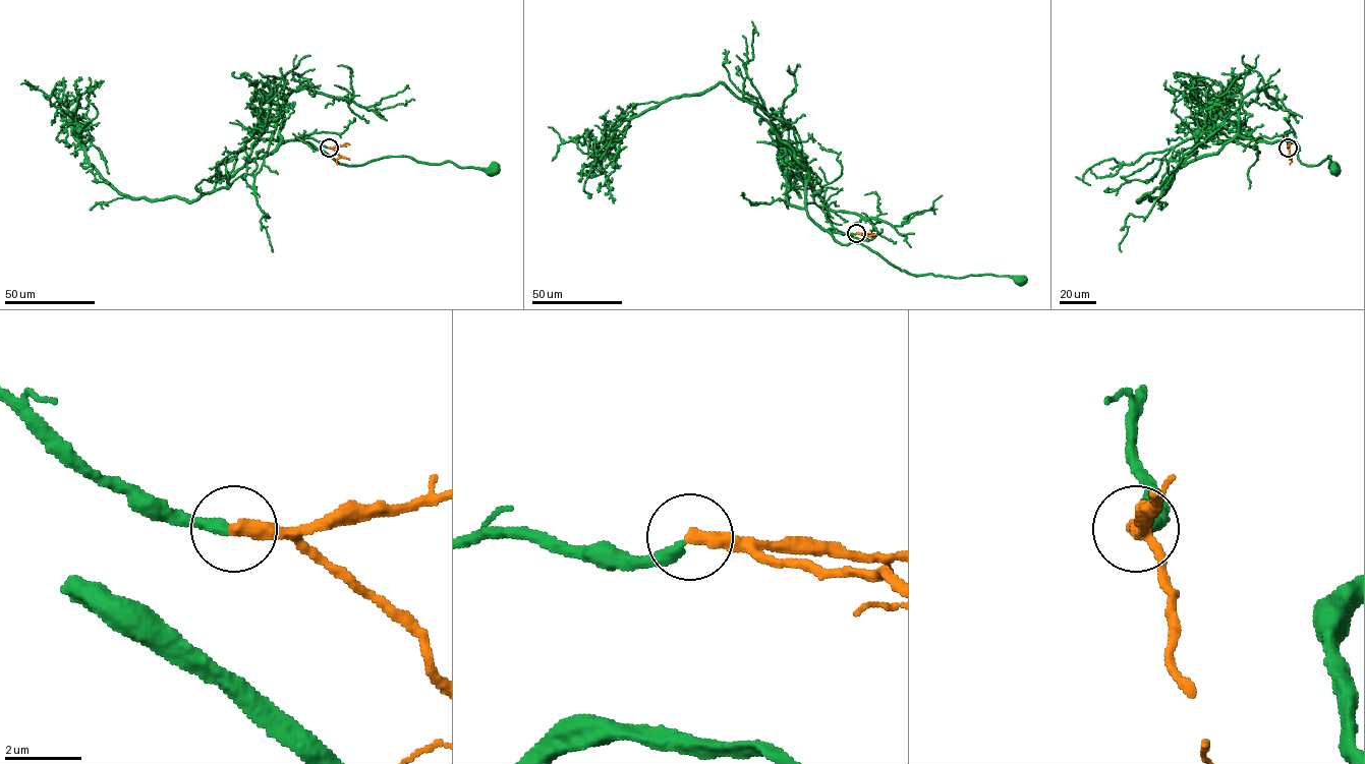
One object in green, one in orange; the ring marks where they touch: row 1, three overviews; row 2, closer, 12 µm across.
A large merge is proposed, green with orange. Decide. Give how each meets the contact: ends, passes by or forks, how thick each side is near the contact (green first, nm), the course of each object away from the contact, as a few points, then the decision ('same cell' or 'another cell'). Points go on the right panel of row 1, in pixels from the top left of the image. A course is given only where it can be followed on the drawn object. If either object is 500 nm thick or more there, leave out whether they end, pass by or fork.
green ends; orange ends; calibres 320 and 400 nm; course green (1288, 148), (1287, 138), (1298, 145), (1298, 158), (1306, 166), (1316, 166), (1329, 156), (1328, 167), (1333, 170); course orange (1288, 148), (1289, 164); same cell

